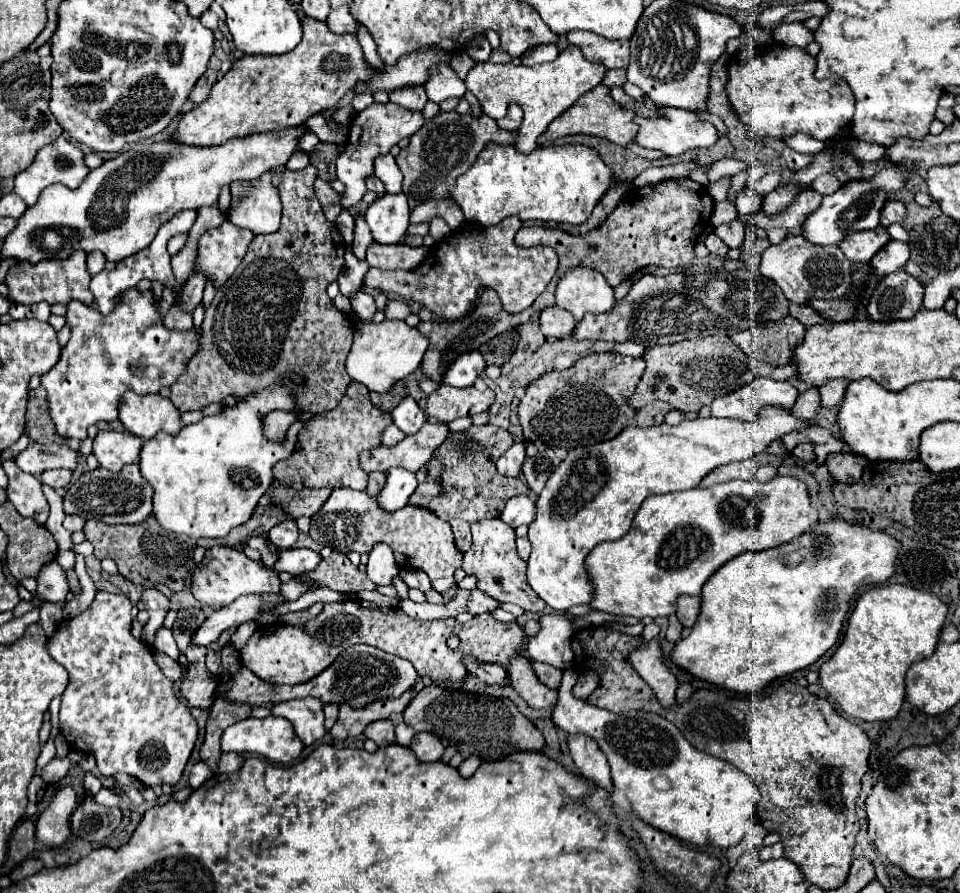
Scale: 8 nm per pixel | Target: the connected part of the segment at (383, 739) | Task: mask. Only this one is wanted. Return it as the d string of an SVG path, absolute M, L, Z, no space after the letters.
M377 720L377 722L371 722L367 728L365 728L365 736L371 738L373 742L377 742L377 746L389 746L395 742L395 726L391 720Z

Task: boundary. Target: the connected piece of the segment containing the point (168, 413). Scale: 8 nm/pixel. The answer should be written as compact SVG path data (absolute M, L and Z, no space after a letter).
M127 392L119 404L119 420L127 432L143 440L153 438L161 430L169 434L177 434L181 430L179 410L171 404L169 398L159 394Z

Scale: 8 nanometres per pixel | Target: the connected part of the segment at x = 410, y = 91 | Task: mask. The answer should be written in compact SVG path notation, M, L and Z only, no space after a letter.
M423 86L403 88L403 92L391 92L389 102L407 110L423 110L423 106L427 104L427 94L423 92Z

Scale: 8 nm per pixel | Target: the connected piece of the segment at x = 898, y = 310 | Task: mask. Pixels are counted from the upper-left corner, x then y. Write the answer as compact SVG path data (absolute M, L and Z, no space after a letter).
M897 272L879 280L865 310L875 322L909 320L921 310L921 300L923 284L907 272Z

